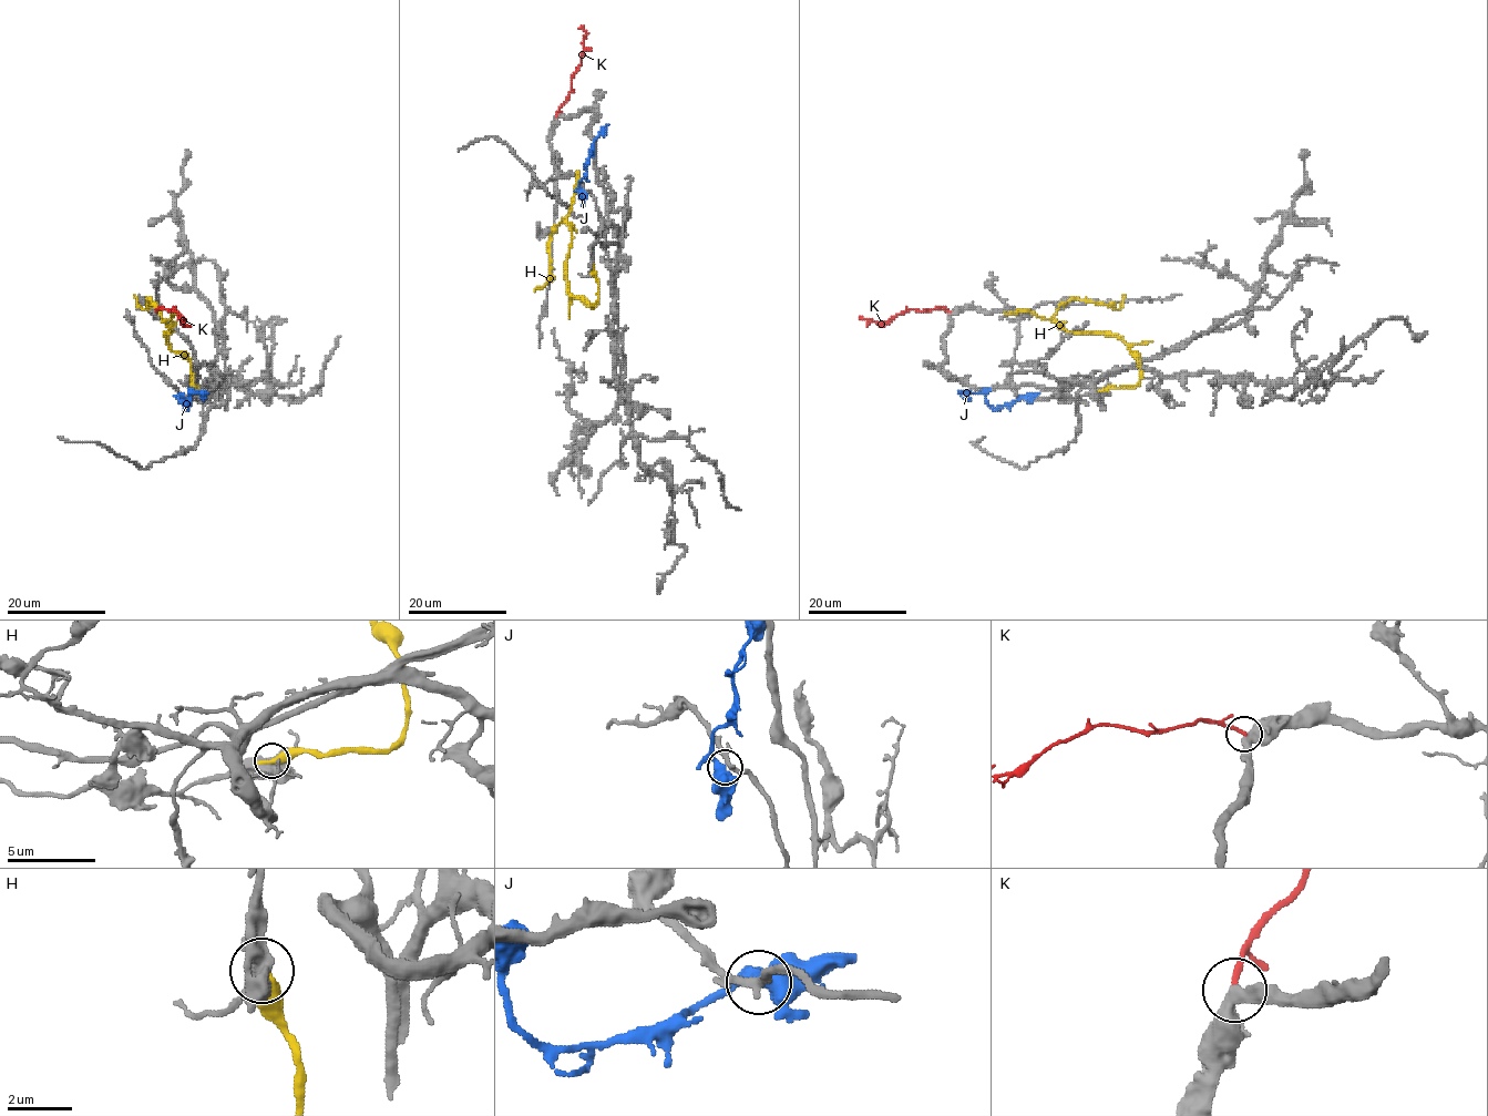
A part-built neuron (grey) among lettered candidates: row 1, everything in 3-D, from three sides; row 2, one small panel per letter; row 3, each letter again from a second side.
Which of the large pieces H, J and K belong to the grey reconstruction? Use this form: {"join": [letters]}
{"join": []}

